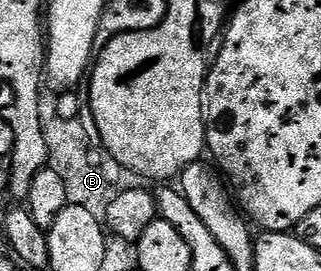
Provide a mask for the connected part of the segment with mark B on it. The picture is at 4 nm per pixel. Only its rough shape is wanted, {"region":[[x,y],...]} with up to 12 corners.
{"region":[[55,116],[44,126],[68,203],[105,215],[144,179],[97,130]]}

